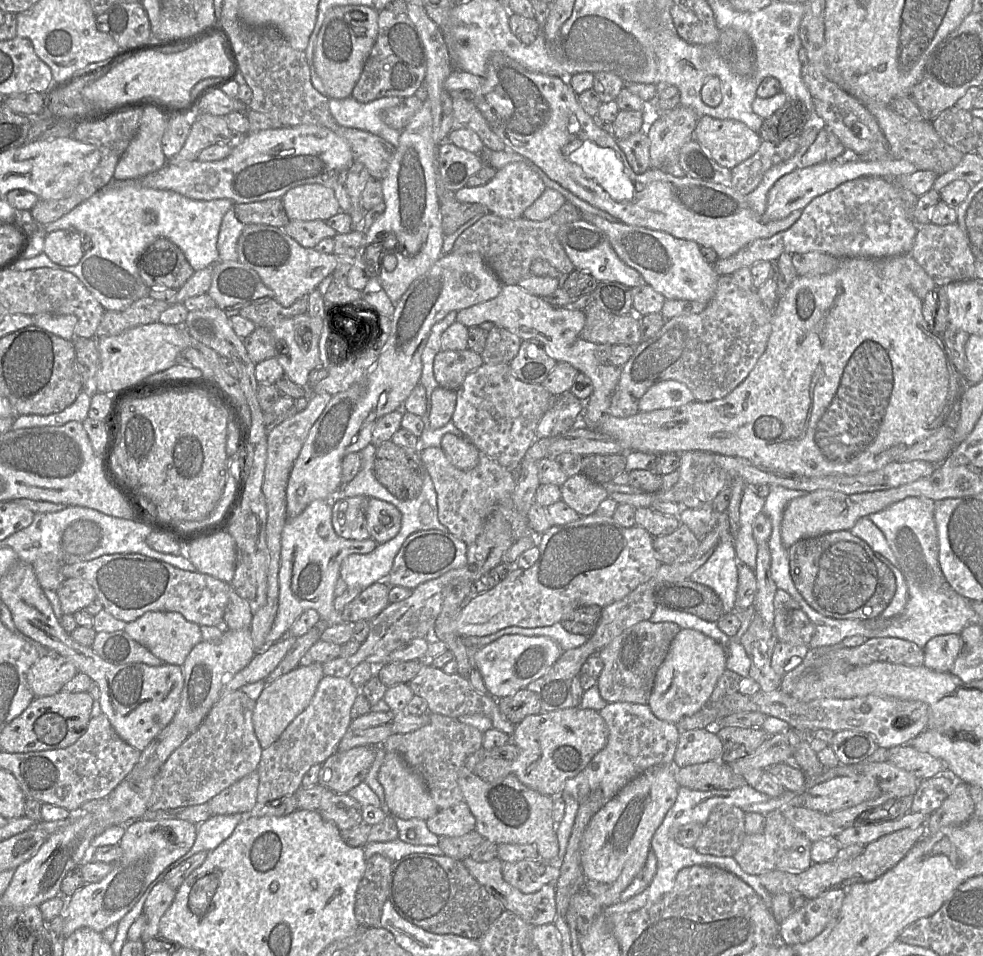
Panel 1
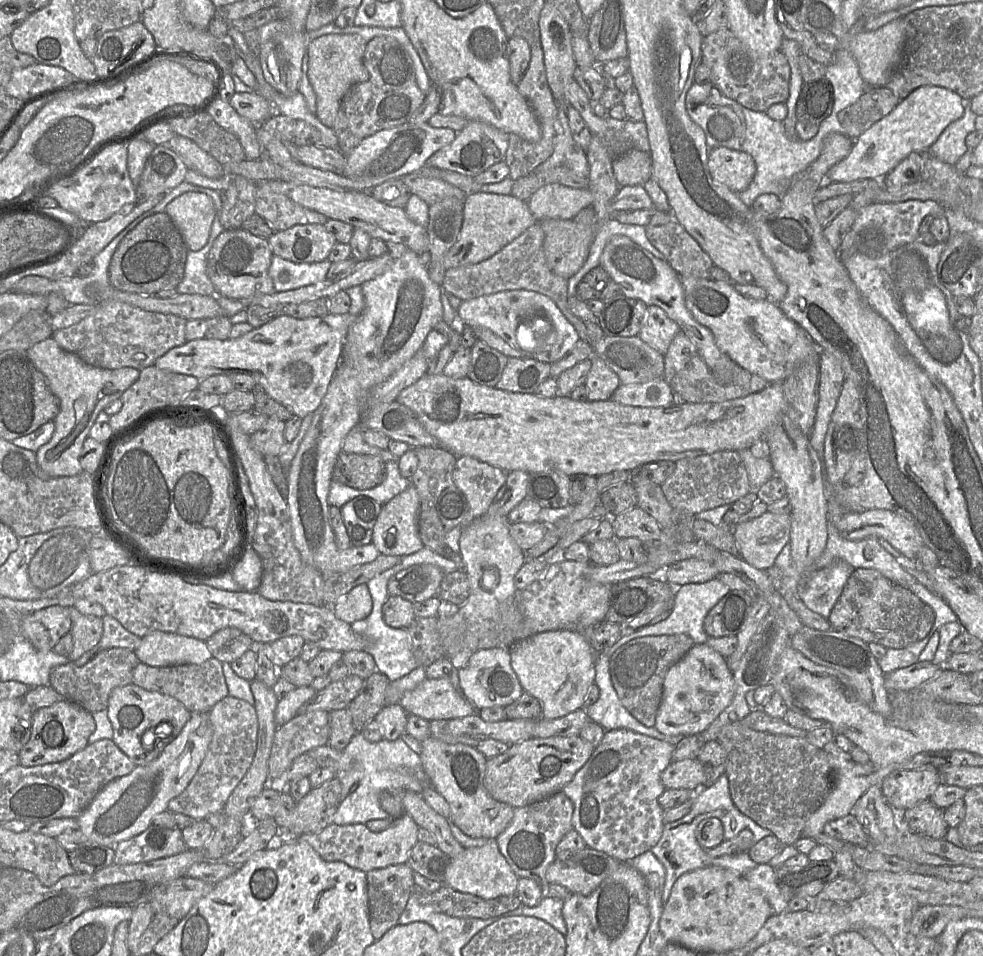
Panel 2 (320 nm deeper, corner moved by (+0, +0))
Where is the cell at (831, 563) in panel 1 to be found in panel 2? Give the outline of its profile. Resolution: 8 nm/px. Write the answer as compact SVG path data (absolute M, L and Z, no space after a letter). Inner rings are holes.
M855 569L849 576L841 596L833 607L828 621L834 630L859 638L866 644L877 643L885 648L900 649L923 639L930 631L934 614L925 604L907 588L889 580L875 569Z

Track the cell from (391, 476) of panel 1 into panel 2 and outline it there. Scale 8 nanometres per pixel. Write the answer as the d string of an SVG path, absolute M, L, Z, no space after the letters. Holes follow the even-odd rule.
M341 452L332 472L332 481L359 490L374 488L385 478L386 462L365 454Z

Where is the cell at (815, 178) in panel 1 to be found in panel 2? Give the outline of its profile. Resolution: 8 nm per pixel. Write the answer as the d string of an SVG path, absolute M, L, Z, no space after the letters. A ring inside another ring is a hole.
M921 86L900 100L885 117L862 133L843 160L832 166L826 178L831 183L884 178L909 154L924 153L934 144L944 129L964 113L962 97L944 87Z

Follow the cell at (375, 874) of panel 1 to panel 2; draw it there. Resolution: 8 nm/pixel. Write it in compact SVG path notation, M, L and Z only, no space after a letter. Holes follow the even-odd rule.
M407 863L397 864L373 869L366 873L366 877L370 929L374 939L379 940L388 930L399 924L398 920L405 910L411 894L414 892L413 870Z

